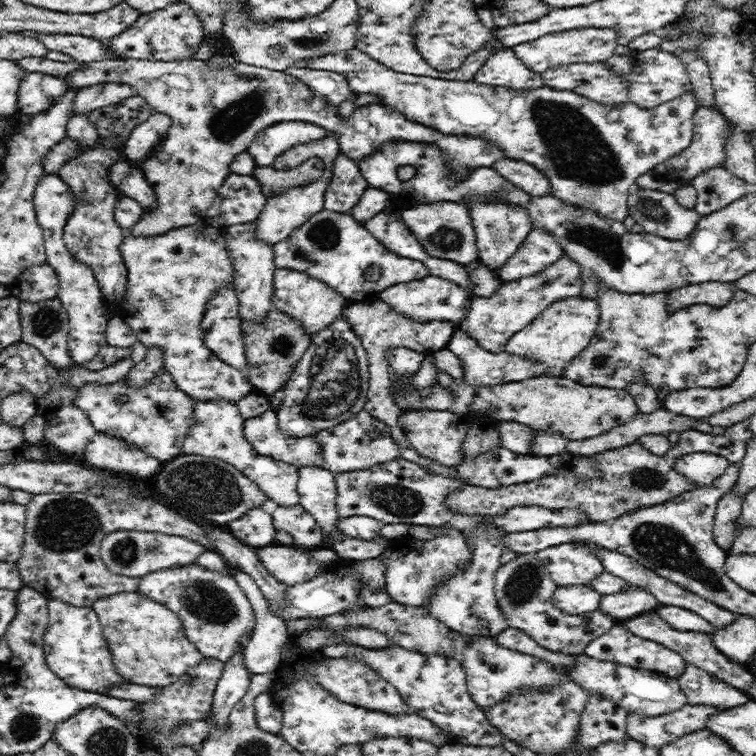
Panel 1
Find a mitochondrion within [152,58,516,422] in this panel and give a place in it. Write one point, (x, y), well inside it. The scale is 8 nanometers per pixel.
(223, 127)

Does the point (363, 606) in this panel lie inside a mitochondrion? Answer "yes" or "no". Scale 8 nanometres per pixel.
no

